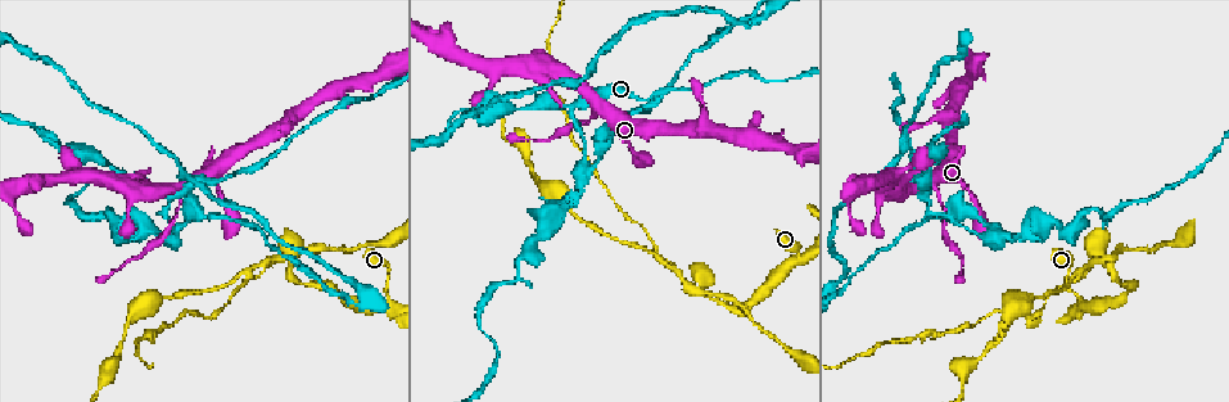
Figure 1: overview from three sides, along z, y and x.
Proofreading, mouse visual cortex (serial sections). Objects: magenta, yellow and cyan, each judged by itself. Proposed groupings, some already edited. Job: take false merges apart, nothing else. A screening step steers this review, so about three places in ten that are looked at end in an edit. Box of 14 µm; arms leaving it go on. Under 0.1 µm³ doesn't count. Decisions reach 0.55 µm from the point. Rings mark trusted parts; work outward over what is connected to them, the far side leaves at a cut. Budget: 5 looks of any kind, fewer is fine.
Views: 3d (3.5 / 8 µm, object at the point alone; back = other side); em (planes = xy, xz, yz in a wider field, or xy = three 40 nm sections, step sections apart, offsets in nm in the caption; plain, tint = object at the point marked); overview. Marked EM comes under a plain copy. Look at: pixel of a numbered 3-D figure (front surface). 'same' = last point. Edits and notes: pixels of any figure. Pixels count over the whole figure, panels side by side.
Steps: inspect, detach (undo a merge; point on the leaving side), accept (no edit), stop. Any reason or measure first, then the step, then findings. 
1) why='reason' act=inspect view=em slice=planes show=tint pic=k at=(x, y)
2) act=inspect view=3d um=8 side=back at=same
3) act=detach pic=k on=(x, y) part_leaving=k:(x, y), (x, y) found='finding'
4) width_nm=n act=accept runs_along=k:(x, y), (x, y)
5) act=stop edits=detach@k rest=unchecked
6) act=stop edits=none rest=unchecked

why='a fork' act=inspect view=3d um=8 pic=1 at=(580, 105)

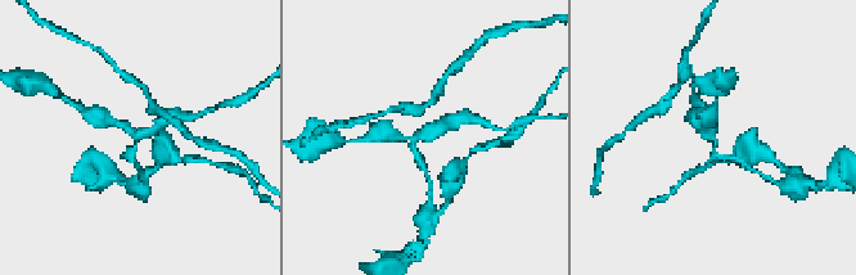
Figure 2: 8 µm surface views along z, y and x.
arms=3 arm_widths_nm=200,200,300 why='shape alone is not enough' act=inspect view=em slice=xy step=2 show=tint pic=2 at=(426, 138)

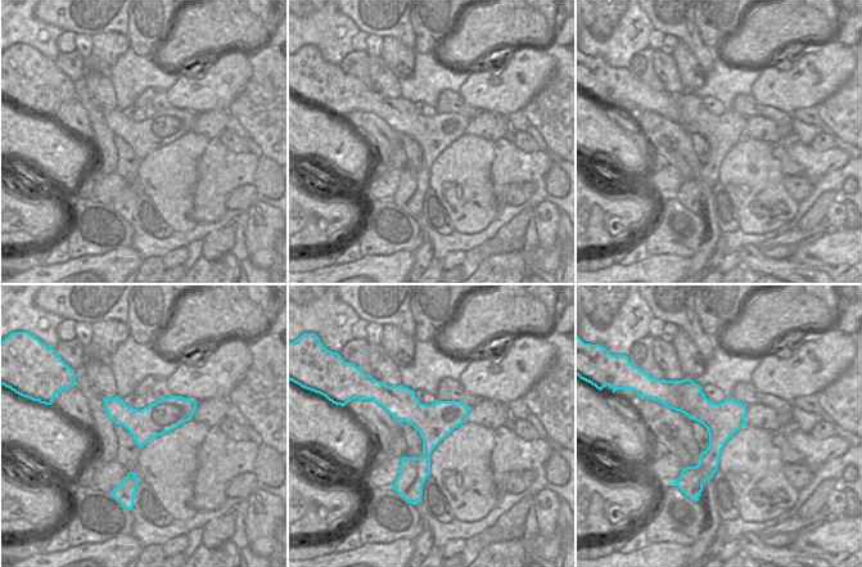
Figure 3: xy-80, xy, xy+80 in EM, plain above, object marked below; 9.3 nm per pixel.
act=accept runs_along=3:(689, 383), (714, 422), (700, 480) found='continuous, no second cell'

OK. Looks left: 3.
why='calibre changes' act=inspect view=3d um=3.5 pic=1 at=(1109, 265)

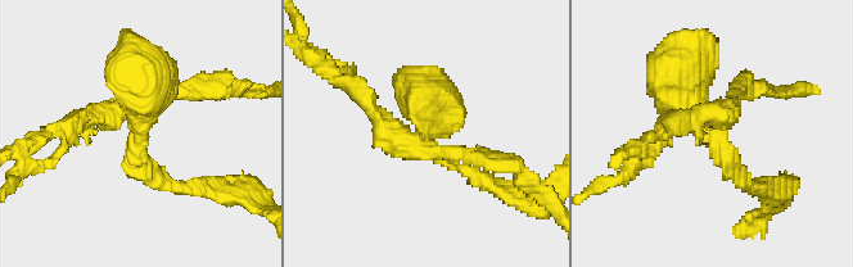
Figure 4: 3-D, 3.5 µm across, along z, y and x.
act=inspect view=em slice=xy step=2 show=tint pic=4 at=(134, 128)

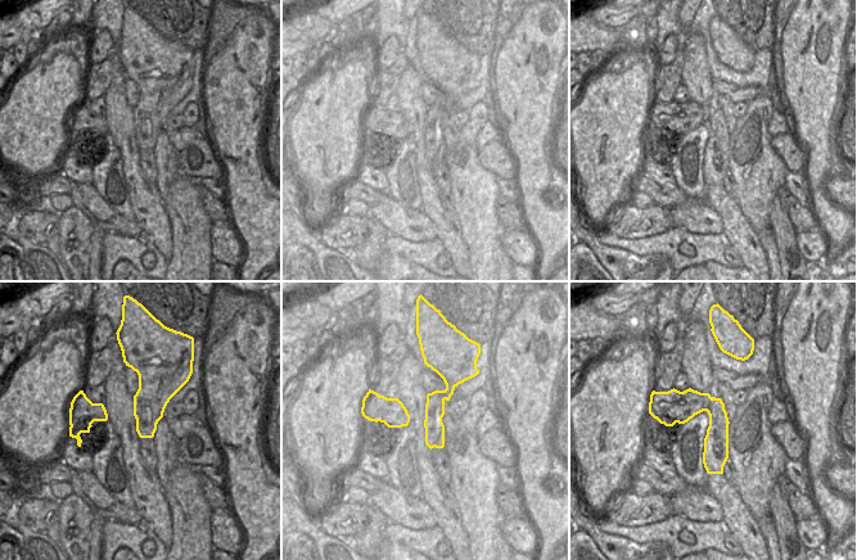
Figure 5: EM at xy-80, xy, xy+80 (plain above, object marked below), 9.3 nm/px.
act=detach pic=4 on=(375, 118) part_leaving=4:(419, 136), (404, 140), (325, 67) found='two cells meet here'

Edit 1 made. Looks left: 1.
act=stop edits=detach@4 rest=unchecked

